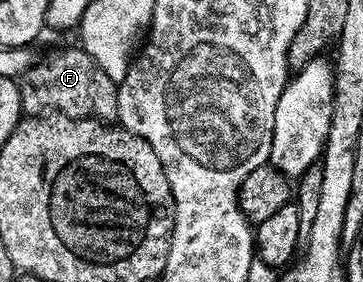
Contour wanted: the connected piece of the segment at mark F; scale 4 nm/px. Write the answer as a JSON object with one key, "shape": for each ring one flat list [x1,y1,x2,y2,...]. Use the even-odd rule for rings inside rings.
{"shape":[[81,47,59,49,51,53,47,61,36,60,17,80,23,112,27,115,39,115,44,111,54,111,64,117,90,117,96,121,111,123,118,118,117,95,119,87,116,81,109,79,101,67]]}

